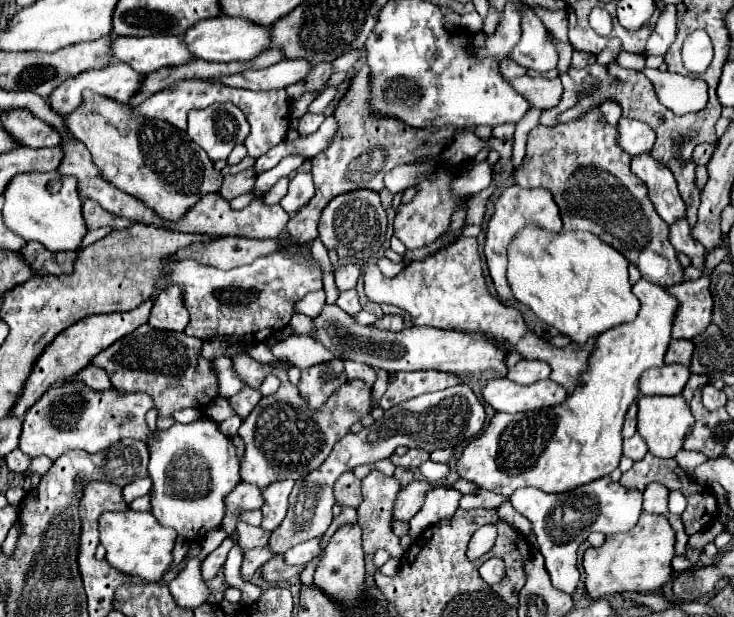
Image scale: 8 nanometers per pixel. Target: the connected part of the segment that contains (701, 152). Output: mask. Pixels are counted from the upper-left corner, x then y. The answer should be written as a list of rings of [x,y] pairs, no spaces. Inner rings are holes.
[[[698,145],[694,149],[693,160],[698,165],[707,165],[710,161],[712,151],[715,151],[716,145]]]

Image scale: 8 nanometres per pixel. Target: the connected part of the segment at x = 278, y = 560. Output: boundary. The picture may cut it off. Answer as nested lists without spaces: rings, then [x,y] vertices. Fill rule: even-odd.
[[[282,556],[272,558],[268,564],[262,566],[262,578],[270,584],[278,584],[282,580],[288,580],[290,576],[296,576],[304,570],[304,566],[288,566]]]

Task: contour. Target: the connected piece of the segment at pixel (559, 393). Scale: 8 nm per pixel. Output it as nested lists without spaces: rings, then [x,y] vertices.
[[[502,376],[492,378],[484,384],[482,398],[496,412],[526,412],[564,402],[566,390],[552,380],[540,380],[530,386],[520,386]]]

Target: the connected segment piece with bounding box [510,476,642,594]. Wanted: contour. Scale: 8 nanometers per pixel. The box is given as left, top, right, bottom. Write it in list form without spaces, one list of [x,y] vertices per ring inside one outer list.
[[[610,476],[588,482],[580,488],[574,488],[572,492],[560,492],[560,494],[540,492],[538,488],[520,488],[512,494],[510,502],[524,518],[532,522],[532,530],[538,538],[538,548],[546,560],[546,570],[552,578],[552,584],[566,594],[572,594],[580,580],[576,568],[576,552],[580,542],[586,540],[588,534],[592,532],[602,532],[608,536],[628,532],[638,522],[638,516],[642,512],[642,492],[624,488],[620,482],[614,482]]]

